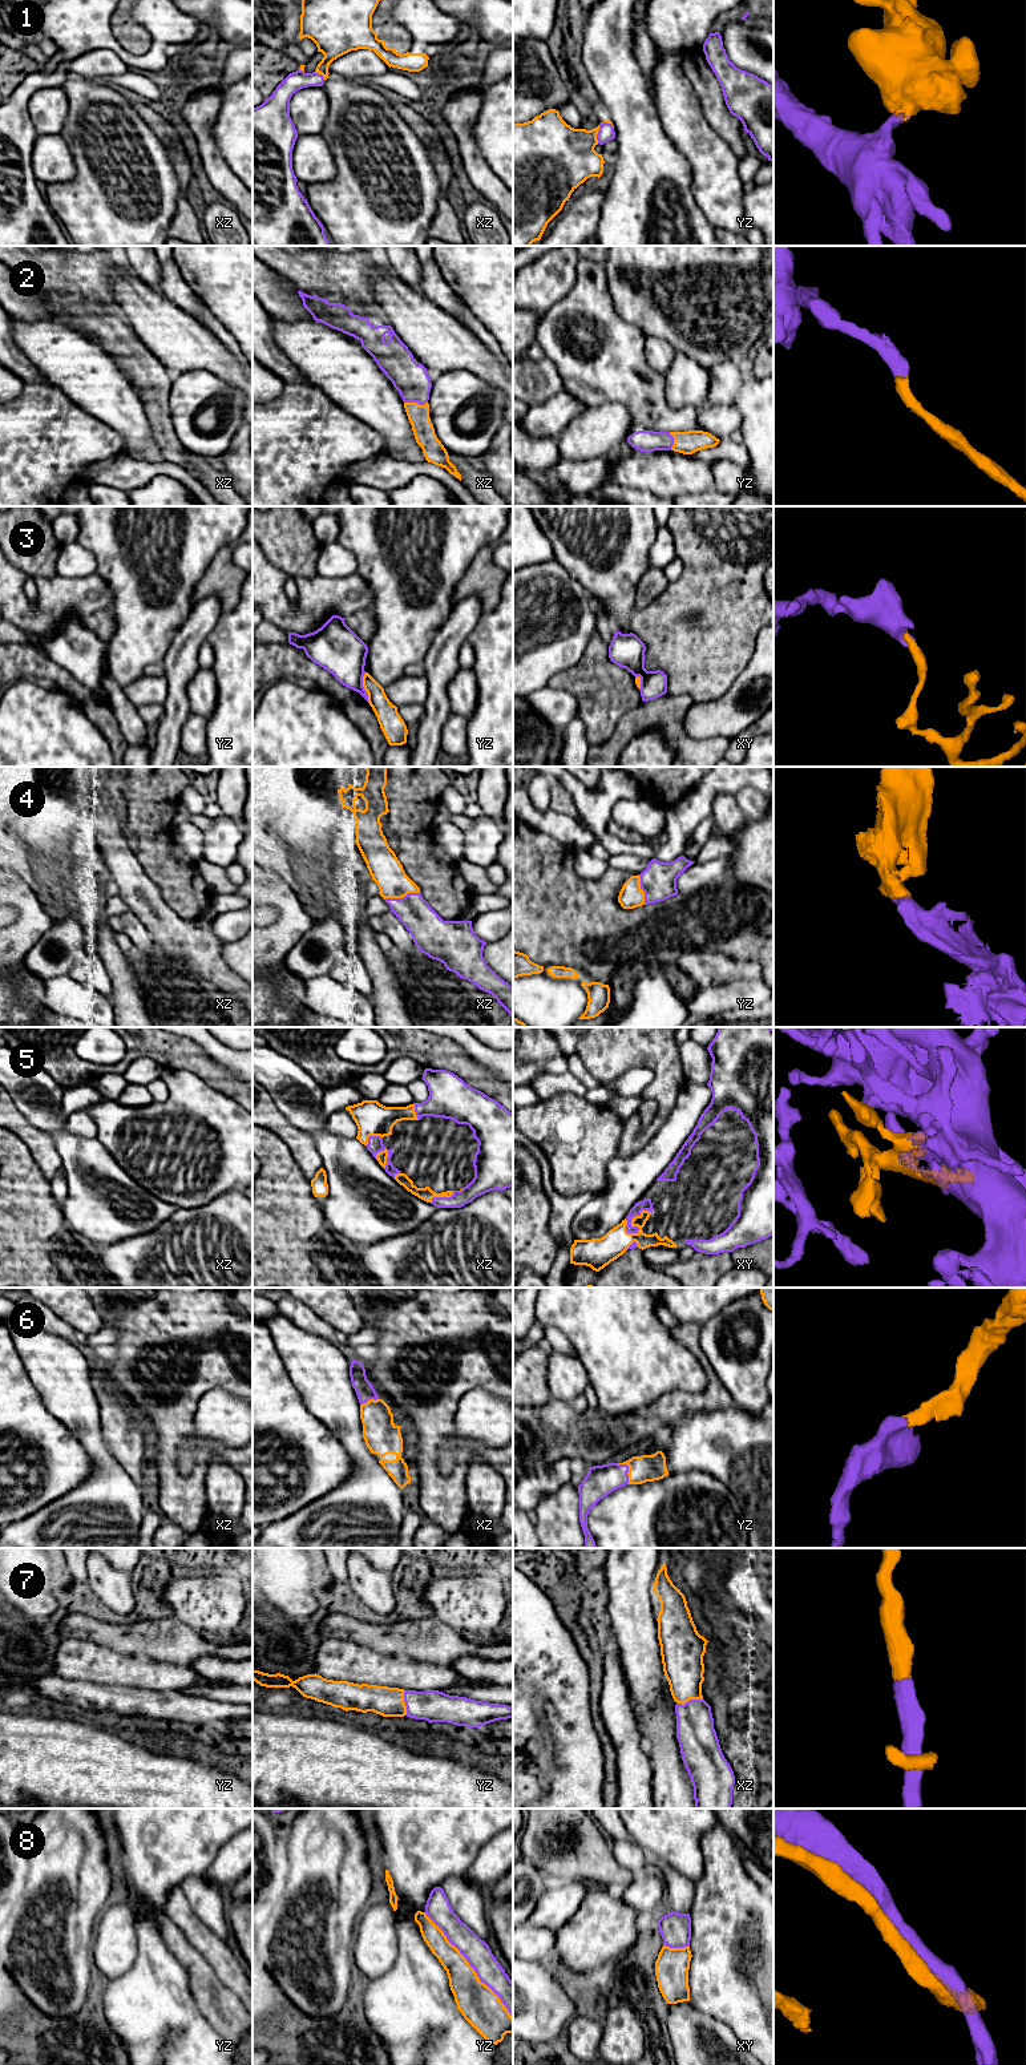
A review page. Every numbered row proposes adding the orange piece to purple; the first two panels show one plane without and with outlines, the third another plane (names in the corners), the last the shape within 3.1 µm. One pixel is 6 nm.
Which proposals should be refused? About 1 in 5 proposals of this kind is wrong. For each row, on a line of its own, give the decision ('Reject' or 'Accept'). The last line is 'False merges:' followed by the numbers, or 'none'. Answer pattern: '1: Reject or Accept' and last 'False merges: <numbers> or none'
1: Accept
2: Accept
3: Reject
4: Accept
5: Accept
6: Accept
7: Accept
8: Accept
False merges: 3

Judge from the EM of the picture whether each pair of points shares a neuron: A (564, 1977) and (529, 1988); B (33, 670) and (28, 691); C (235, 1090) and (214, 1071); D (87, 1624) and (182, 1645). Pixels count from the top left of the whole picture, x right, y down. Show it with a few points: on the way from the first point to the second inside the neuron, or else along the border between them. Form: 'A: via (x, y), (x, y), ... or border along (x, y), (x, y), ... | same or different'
A: border along (545, 1959), (554, 1977), (570, 1992), (581, 1997) | different
B: border along (33, 681), (17, 681), (13, 685) | different
C: via (230, 1086), (219, 1077) | same
D: via (110, 1635), (121, 1639), (158, 1640) | same

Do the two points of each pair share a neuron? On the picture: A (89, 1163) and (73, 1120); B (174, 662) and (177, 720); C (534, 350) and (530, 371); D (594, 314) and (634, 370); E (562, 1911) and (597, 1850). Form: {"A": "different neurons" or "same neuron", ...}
{"A": "different neurons", "B": "same neuron", "C": "different neurons", "D": "same neuron", "E": "different neurons"}

